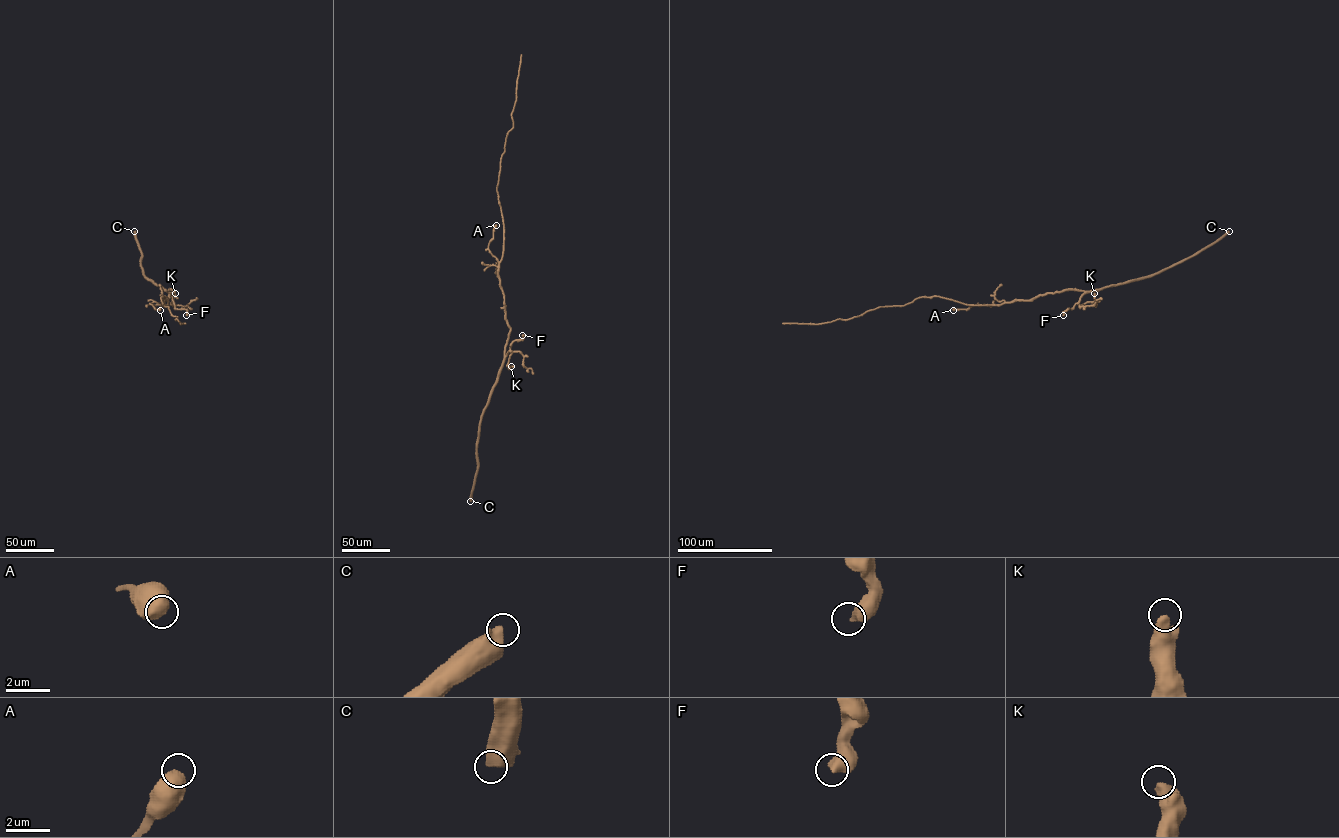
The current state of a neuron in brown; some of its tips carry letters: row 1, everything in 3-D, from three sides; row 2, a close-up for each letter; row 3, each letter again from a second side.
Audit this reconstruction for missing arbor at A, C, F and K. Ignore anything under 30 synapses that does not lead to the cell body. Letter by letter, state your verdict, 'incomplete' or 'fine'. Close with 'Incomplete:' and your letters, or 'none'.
A: fine
C: fine
F: fine
K: fine
Incomplete: none

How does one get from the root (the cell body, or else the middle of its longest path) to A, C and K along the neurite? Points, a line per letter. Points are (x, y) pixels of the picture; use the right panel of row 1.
A: (1013, 301), (953, 310)
C: (1013, 301), (1032, 300), (1067, 289), (1098, 289), (1153, 275), (1197, 254), (1229, 231)
K: (1013, 301), (1032, 300), (1048, 293), (1075, 289), (1085, 292), (1080, 305), (1093, 302), (1094, 293)

